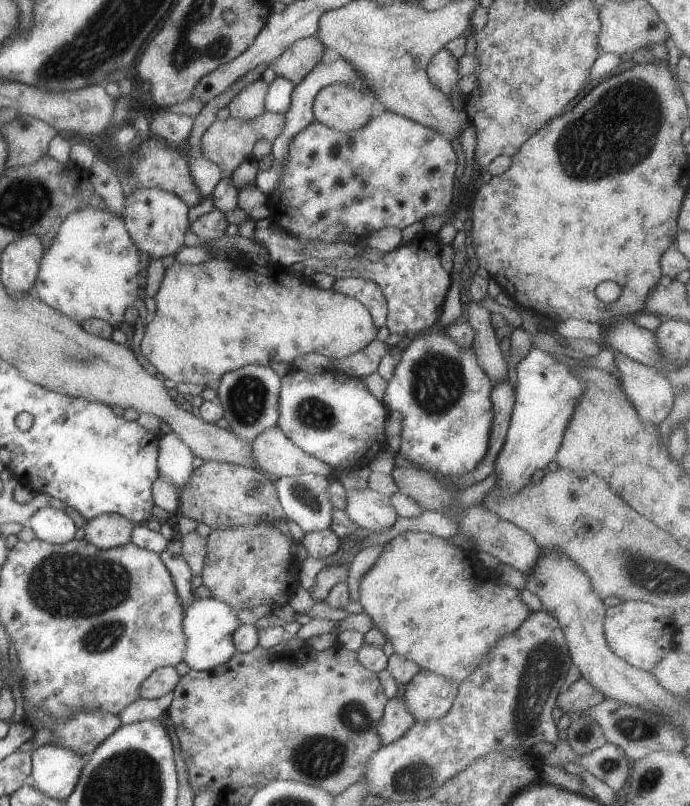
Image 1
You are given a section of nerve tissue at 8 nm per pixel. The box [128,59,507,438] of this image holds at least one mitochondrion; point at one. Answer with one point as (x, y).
(436, 377)

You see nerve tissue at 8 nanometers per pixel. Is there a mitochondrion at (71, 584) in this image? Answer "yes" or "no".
yes

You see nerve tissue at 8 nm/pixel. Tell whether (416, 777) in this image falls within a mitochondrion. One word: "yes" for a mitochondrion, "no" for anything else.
yes

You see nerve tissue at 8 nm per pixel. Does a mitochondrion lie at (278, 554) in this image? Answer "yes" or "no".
no

